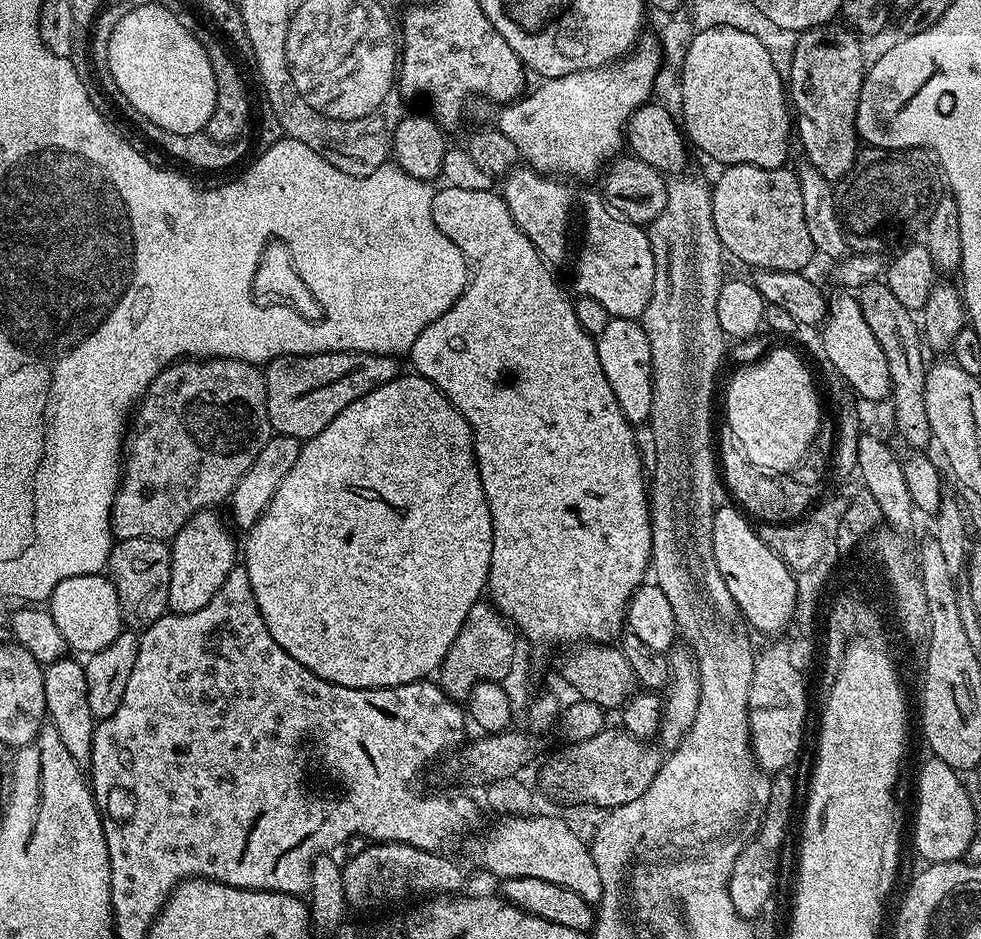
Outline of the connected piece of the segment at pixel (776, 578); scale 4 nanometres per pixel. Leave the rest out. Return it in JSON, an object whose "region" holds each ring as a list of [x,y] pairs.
{"region":[[[717,507],[714,514],[714,558],[718,562],[718,570],[722,570],[722,578],[726,582],[726,590],[730,590],[730,598],[734,598],[736,611],[741,617],[748,619],[752,628],[760,632],[780,632],[793,623],[795,614],[795,580],[791,570],[783,564],[782,558],[774,554],[769,546],[756,533],[753,521],[739,507]]]}

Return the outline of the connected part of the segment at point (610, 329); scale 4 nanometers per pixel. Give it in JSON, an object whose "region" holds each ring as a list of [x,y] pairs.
{"region":[[[615,317],[608,323],[606,330],[602,330],[602,334],[595,337],[595,342],[598,362],[602,362],[602,374],[606,374],[606,382],[610,382],[610,390],[614,390],[618,406],[622,406],[622,414],[633,426],[645,423],[652,414],[654,390],[650,338],[646,338],[643,323],[639,319]]]}

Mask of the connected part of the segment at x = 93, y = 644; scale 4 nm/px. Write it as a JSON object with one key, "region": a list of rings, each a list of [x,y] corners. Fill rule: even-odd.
{"region":[[[86,574],[58,582],[46,601],[46,608],[51,612],[58,630],[62,630],[62,638],[66,638],[73,653],[91,654],[110,646],[110,642],[120,636],[124,624],[118,594],[109,577],[104,574]]]}

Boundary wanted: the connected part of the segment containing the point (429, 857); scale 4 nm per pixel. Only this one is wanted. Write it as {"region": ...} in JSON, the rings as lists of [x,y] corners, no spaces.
{"region":[[[369,843],[342,864],[342,886],[348,904],[356,908],[380,908],[407,896],[432,898],[437,894],[456,894],[464,884],[464,872],[439,851],[418,849],[408,843]]]}

